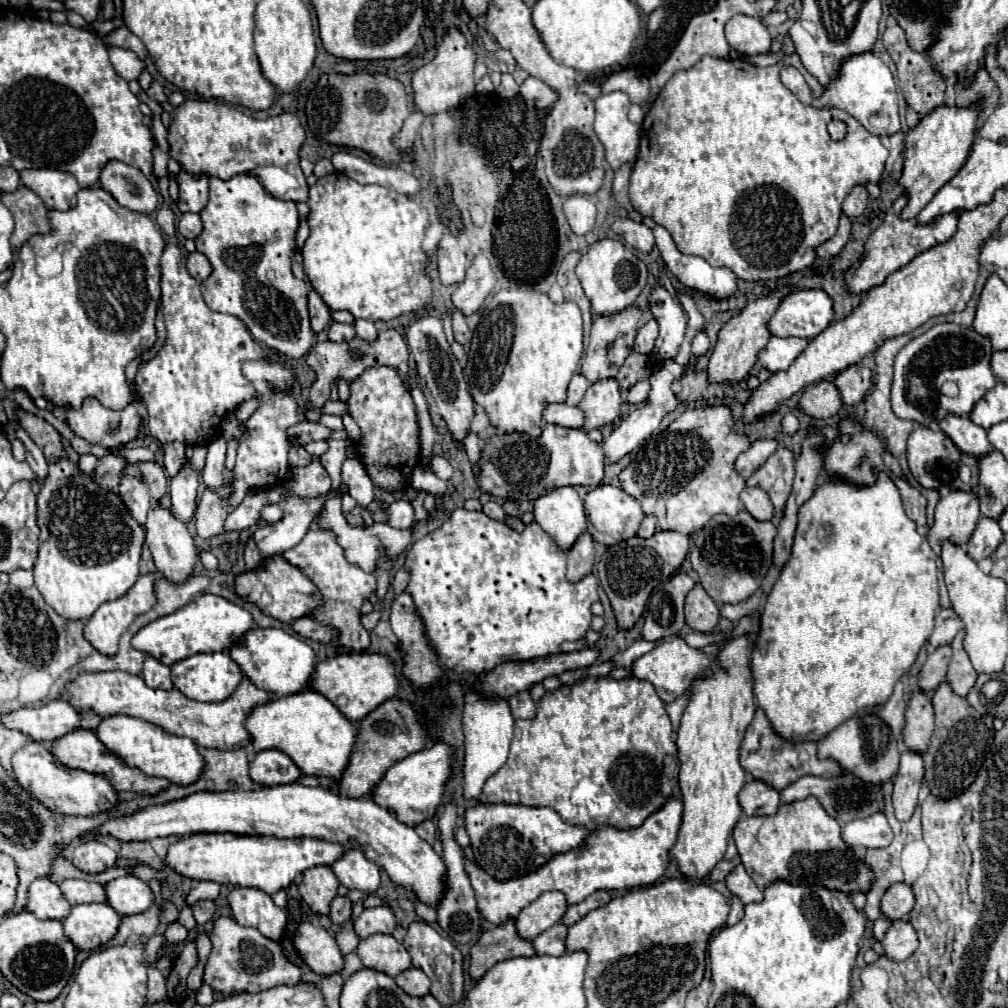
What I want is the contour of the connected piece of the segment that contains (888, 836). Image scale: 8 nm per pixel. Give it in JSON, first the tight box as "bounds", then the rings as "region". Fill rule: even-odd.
{"bounds":[839,813,893,849],"region":[[[873,813],[863,819],[853,819],[847,823],[839,823],[842,839],[846,845],[863,845],[867,849],[887,847],[893,839],[893,831],[883,813]]]}

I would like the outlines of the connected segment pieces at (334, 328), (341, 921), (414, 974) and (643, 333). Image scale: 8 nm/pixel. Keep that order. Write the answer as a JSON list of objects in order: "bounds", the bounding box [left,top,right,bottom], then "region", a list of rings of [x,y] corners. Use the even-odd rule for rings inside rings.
[{"bounds":[327,323,355,341],"region":[[[331,323],[329,331],[327,331],[327,337],[331,341],[347,341],[347,339],[353,339],[355,337],[355,329],[353,325],[345,325],[345,323]]]},{"bounds":[331,897,353,925],"region":[[[335,897],[331,903],[331,921],[337,925],[345,925],[351,921],[351,913],[353,913],[353,903],[349,897]]]},{"bounds":[395,967,431,997],"region":[[[415,967],[399,973],[399,975],[395,977],[395,983],[397,983],[407,995],[413,995],[413,997],[425,997],[425,995],[429,995],[429,987],[431,987],[429,977],[427,977],[421,969],[415,969]]]},{"bounds":[633,318,659,352],"region":[[[653,318],[645,325],[645,327],[641,327],[637,332],[633,349],[637,352],[642,352],[642,346],[644,346],[644,344],[652,344],[652,342],[655,342],[658,335],[659,327],[656,320]]]}]

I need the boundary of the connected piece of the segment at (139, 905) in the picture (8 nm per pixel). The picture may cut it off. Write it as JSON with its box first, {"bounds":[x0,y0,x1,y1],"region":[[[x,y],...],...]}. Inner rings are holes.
{"bounds":[105,875,153,915],"region":[[[135,875],[117,877],[117,879],[109,881],[105,885],[105,895],[107,895],[107,903],[119,915],[143,913],[153,903],[151,887]]]}

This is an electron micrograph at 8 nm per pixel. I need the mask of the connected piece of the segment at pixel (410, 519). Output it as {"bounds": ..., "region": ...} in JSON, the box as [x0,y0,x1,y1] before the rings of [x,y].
{"bounds":[387,501,415,529],"region":[[[397,501],[387,509],[389,515],[389,525],[393,525],[395,529],[409,529],[415,525],[415,515],[413,515],[413,507],[407,501]]]}

